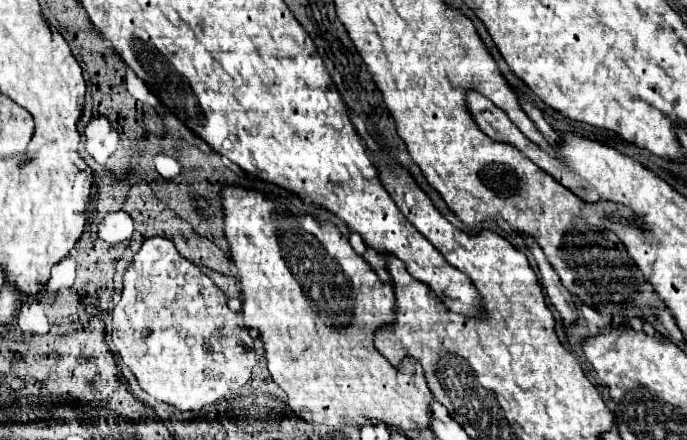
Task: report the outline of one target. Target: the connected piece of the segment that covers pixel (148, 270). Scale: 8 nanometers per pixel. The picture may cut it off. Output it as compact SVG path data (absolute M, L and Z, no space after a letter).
M148 238L144 240L142 248L134 254L134 260L130 264L130 268L124 272L124 290L122 290L122 298L120 302L116 304L114 312L112 312L112 342L114 342L114 350L116 354L122 358L122 362L134 372L134 376L138 378L140 386L150 394L154 396L158 402L166 402L170 406L174 406L176 410L180 412L196 412L236 390L240 390L248 380L250 380L250 372L252 372L252 366L256 362L254 358L254 344L252 344L252 338L248 334L248 328L242 326L242 316L238 312L232 312L228 306L226 306L226 296L222 294L222 290L190 260L186 260L176 248L174 244L168 240L168 238Z

